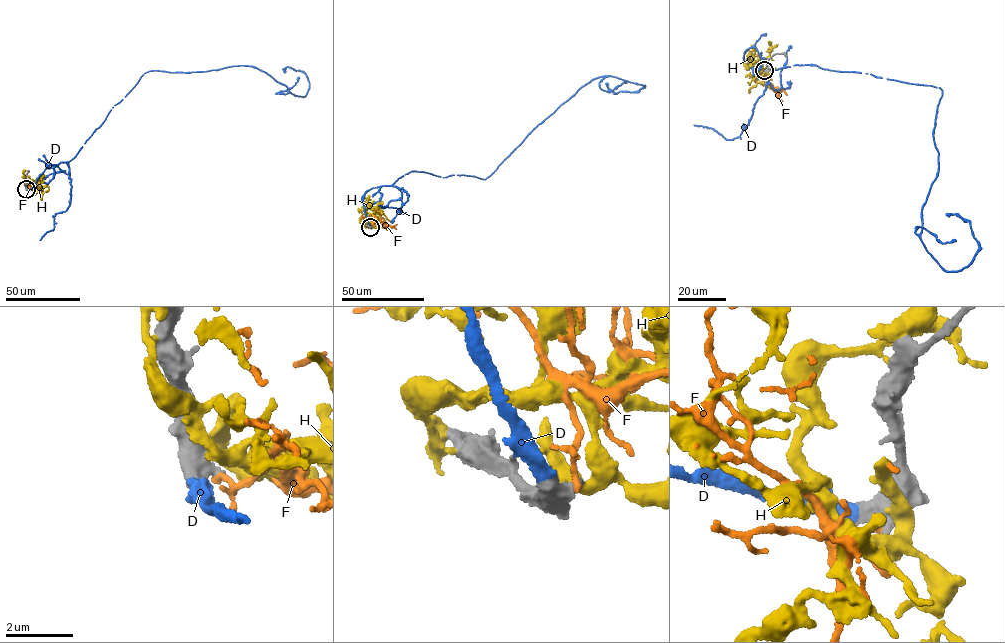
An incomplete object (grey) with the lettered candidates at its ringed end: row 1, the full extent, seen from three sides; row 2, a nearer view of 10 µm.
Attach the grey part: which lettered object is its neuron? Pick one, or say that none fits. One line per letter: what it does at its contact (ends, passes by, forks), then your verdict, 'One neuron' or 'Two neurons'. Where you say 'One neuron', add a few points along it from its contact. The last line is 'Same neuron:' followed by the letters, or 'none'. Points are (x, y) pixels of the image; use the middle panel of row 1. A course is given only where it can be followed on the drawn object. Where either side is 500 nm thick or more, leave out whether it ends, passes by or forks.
D: One neuron. Its course: (370, 227), (362, 200), (370, 189), (411, 171), (485, 179), (594, 79), (645, 86), (616, 93), (606, 83)
F: Two neurons
H: Two neurons
Same neuron: D

